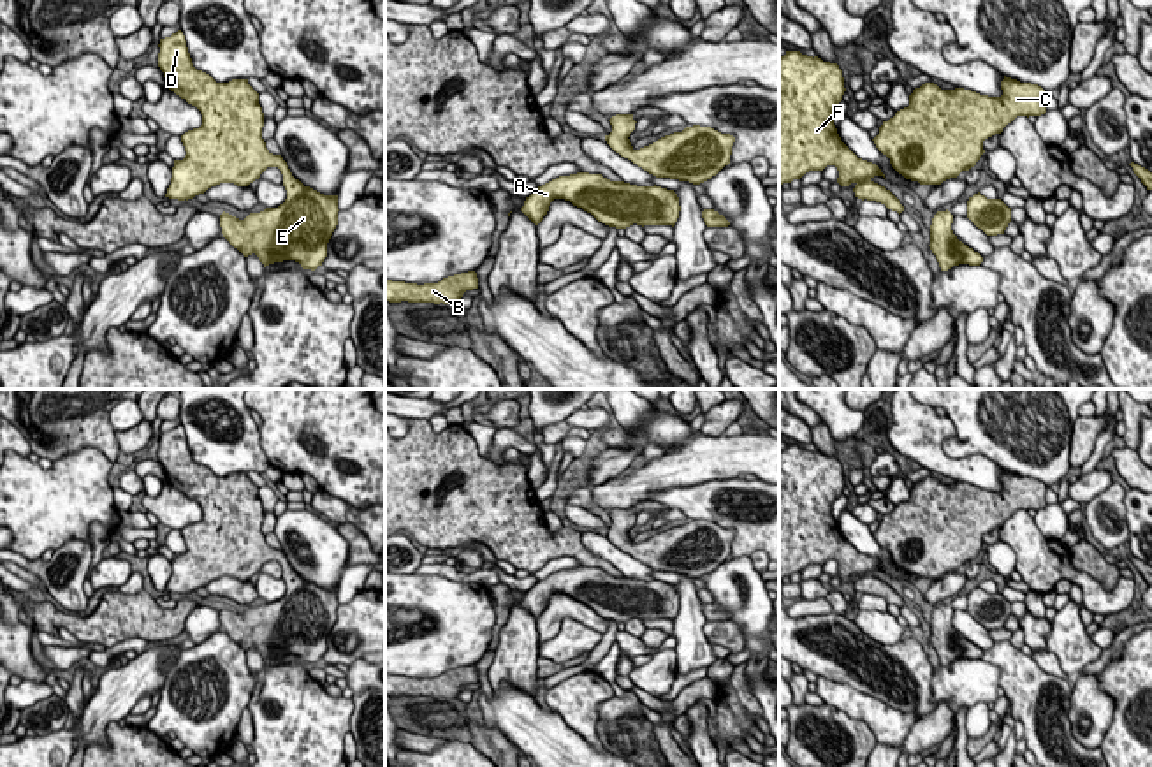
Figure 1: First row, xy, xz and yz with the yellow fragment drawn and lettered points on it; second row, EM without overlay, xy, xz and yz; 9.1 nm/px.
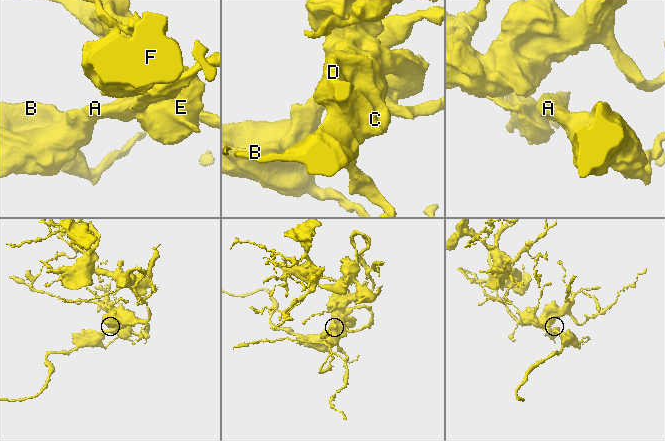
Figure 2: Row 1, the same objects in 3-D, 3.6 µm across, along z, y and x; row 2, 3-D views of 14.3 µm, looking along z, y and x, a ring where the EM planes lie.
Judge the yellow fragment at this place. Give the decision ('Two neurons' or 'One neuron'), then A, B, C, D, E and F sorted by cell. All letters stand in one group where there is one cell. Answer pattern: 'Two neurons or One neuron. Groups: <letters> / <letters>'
One neuron. Groups: A B C D E F

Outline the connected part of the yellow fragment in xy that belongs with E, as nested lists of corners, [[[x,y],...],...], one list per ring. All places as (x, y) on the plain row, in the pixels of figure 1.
[[[181,424],[160,433],[158,461],[165,471],[165,482],[195,500],[202,508],[202,519],[181,530],[185,552],[174,554],[171,579],[165,591],[188,595],[220,577],[248,581],[267,561],[278,561],[283,568],[287,593],[278,602],[266,602],[239,614],[229,607],[220,609],[223,632],[244,651],[255,647],[266,660],[295,654],[303,663],[315,665],[327,651],[327,637],[338,619],[338,589],[324,589],[295,573],[281,549],[273,549],[262,533],[264,507],[259,487],[248,473],[216,477],[209,468],[192,457]]]

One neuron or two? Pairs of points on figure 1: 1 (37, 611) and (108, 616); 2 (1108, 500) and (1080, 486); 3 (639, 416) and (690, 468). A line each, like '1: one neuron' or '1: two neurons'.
1: one neuron
2: two neurons
3: two neurons

